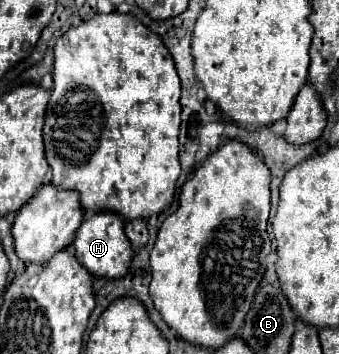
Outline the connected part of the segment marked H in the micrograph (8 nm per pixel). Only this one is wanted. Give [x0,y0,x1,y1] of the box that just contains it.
[72,213,134,279]

